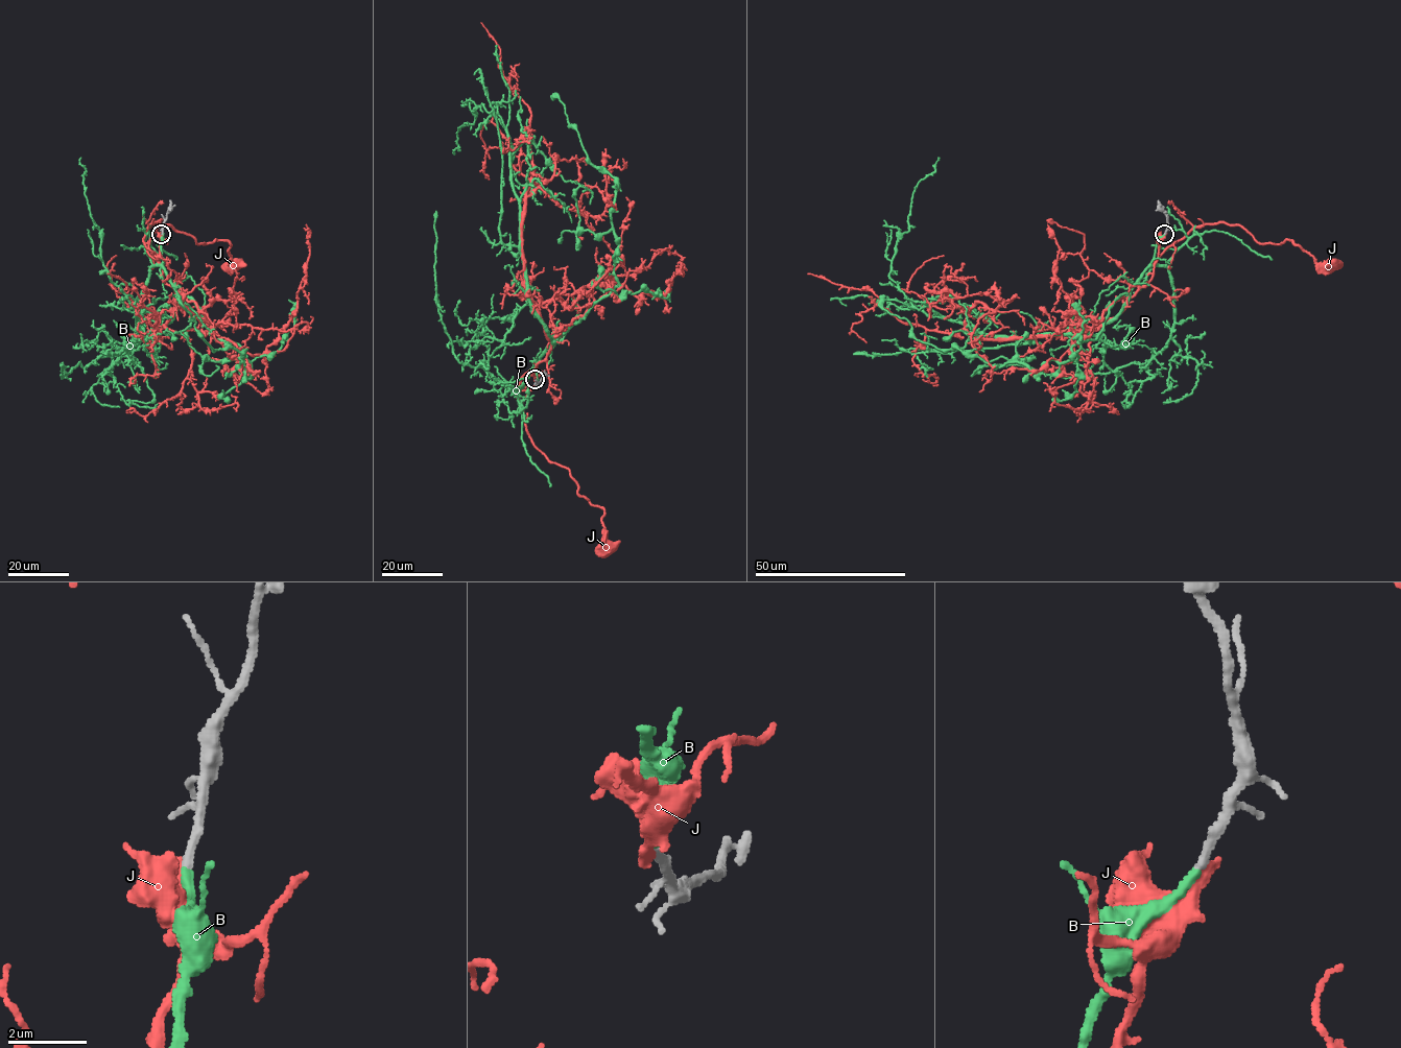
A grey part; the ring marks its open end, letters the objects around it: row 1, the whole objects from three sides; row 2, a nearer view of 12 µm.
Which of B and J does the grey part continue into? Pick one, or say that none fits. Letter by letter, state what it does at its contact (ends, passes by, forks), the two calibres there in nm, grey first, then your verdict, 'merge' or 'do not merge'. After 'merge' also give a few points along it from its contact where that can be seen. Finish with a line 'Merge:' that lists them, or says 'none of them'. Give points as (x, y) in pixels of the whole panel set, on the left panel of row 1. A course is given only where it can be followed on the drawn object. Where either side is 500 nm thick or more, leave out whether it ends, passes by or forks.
B: it ends; calibres 240 and 240 nm; merge; course (162, 234), (163, 268), (176, 292), (177, 307), (146, 337), (100, 255), (101, 233), (90, 213), (80, 157)
J: it ends; calibres 240 and 320 nm; do not merge
Merge: B

